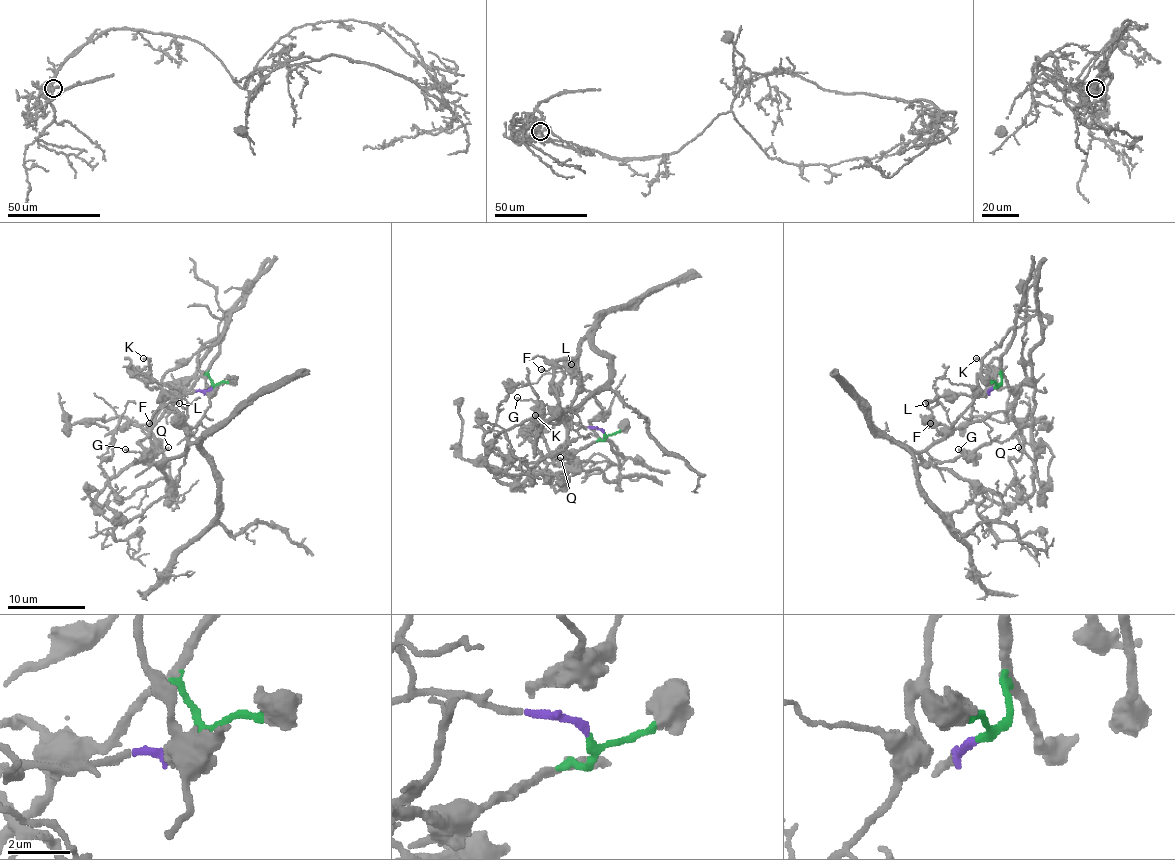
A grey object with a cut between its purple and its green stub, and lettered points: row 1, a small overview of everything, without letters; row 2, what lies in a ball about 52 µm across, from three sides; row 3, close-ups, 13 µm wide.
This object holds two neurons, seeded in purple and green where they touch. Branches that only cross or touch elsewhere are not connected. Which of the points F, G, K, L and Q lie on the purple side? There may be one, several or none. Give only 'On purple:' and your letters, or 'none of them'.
On purple: F, K, L

